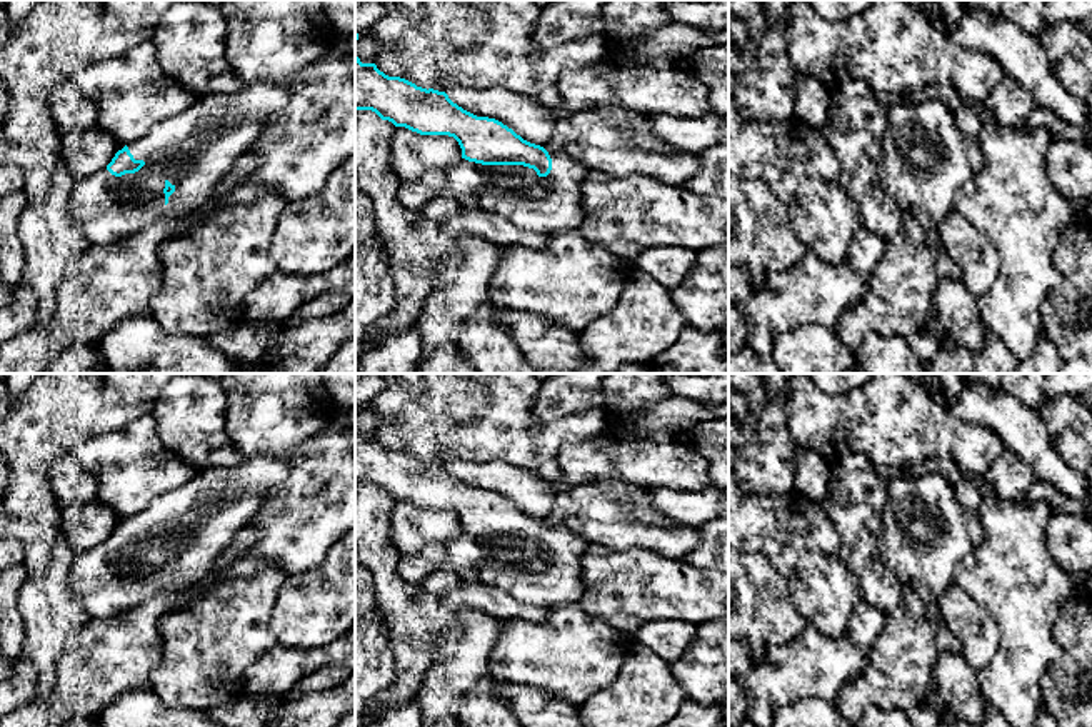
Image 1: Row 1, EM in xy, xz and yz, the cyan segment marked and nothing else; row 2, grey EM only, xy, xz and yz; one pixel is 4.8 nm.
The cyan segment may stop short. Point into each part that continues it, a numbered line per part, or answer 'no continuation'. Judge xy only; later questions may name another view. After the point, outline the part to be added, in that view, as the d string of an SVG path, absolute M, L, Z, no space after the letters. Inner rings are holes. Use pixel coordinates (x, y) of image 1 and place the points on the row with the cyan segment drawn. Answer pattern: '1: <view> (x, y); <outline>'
1: xy (205, 140); M282 82L247 83L237 93L207 93L185 112L160 122L145 137L128 143L135 160L143 160L145 167L135 173L122 177L112 175L107 167L77 183L73 193L73 212L85 238L92 245L117 245L118 242L143 232L163 218L182 218L200 208L215 193L215 187L230 172L233 163L250 152L252 145L265 132L267 118L280 112L288 100Z

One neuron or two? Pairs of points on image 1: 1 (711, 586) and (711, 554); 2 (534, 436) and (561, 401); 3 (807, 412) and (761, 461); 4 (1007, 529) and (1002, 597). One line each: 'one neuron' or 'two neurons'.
1: two neurons
2: two neurons
3: two neurons
4: one neuron

